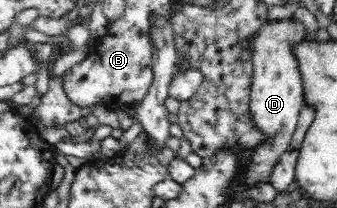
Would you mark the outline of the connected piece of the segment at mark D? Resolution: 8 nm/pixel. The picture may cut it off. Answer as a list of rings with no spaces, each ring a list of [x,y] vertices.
[[[293,16],[266,21],[254,37],[250,112],[254,117],[257,132],[268,135],[268,138],[266,142],[254,146],[248,152],[244,166],[247,168],[245,176],[249,183],[267,181],[280,156],[288,150],[292,142],[298,124],[298,114],[304,106],[304,81],[294,46],[305,42],[306,33],[304,22]]]

